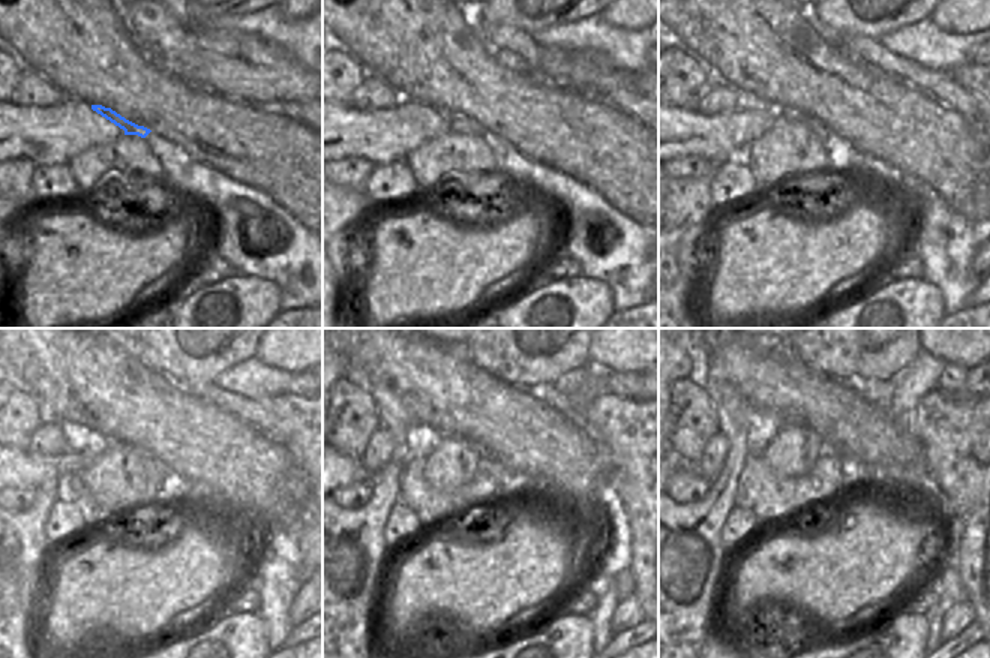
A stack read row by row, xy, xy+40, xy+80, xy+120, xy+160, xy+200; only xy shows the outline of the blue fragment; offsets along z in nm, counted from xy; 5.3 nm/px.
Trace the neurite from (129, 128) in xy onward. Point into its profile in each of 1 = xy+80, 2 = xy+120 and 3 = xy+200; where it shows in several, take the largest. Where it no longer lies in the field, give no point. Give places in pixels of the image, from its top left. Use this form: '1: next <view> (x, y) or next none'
1: next xy+80 (818, 128)
2: next xy+120 (155, 471)
3: next xy+200 (773, 498)

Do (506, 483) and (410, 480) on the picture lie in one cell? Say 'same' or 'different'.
different

